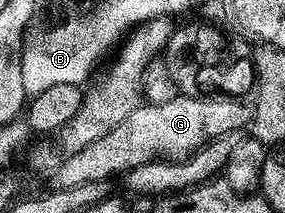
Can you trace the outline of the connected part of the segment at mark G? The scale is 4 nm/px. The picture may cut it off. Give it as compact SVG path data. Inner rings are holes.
M175 96L167 99L162 104L143 103L142 107L132 110L120 126L116 126L104 138L96 138L92 146L84 146L80 154L72 154L72 158L62 161L62 165L56 169L56 176L61 187L71 188L80 186L84 182L96 182L97 180L110 180L121 174L129 174L133 168L139 168L148 163L149 160L160 160L163 158L185 158L191 152L201 148L203 144L211 140L218 140L221 136L238 134L238 131L249 125L252 108L245 99L235 96L198 96L184 97Z

